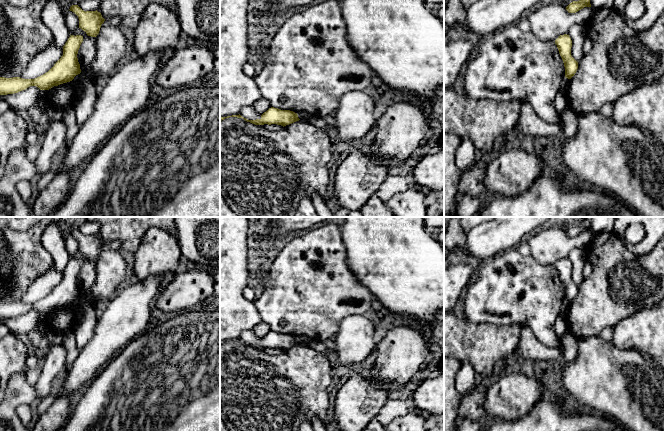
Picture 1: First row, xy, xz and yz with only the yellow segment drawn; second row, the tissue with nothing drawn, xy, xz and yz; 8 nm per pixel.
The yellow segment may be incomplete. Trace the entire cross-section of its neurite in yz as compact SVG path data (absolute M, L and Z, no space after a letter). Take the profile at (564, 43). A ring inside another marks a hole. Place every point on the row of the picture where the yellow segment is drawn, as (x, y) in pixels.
M564 34L555 40L555 44L564 63L565 77L571 79L578 69L578 61L571 55L572 40L569 35Z

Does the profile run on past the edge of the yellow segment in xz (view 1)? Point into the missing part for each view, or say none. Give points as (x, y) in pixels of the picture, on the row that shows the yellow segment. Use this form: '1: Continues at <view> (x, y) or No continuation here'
1: No continuation here

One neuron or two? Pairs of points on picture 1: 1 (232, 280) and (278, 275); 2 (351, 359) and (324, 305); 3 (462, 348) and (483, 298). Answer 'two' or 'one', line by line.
1: two
2: two
3: two

